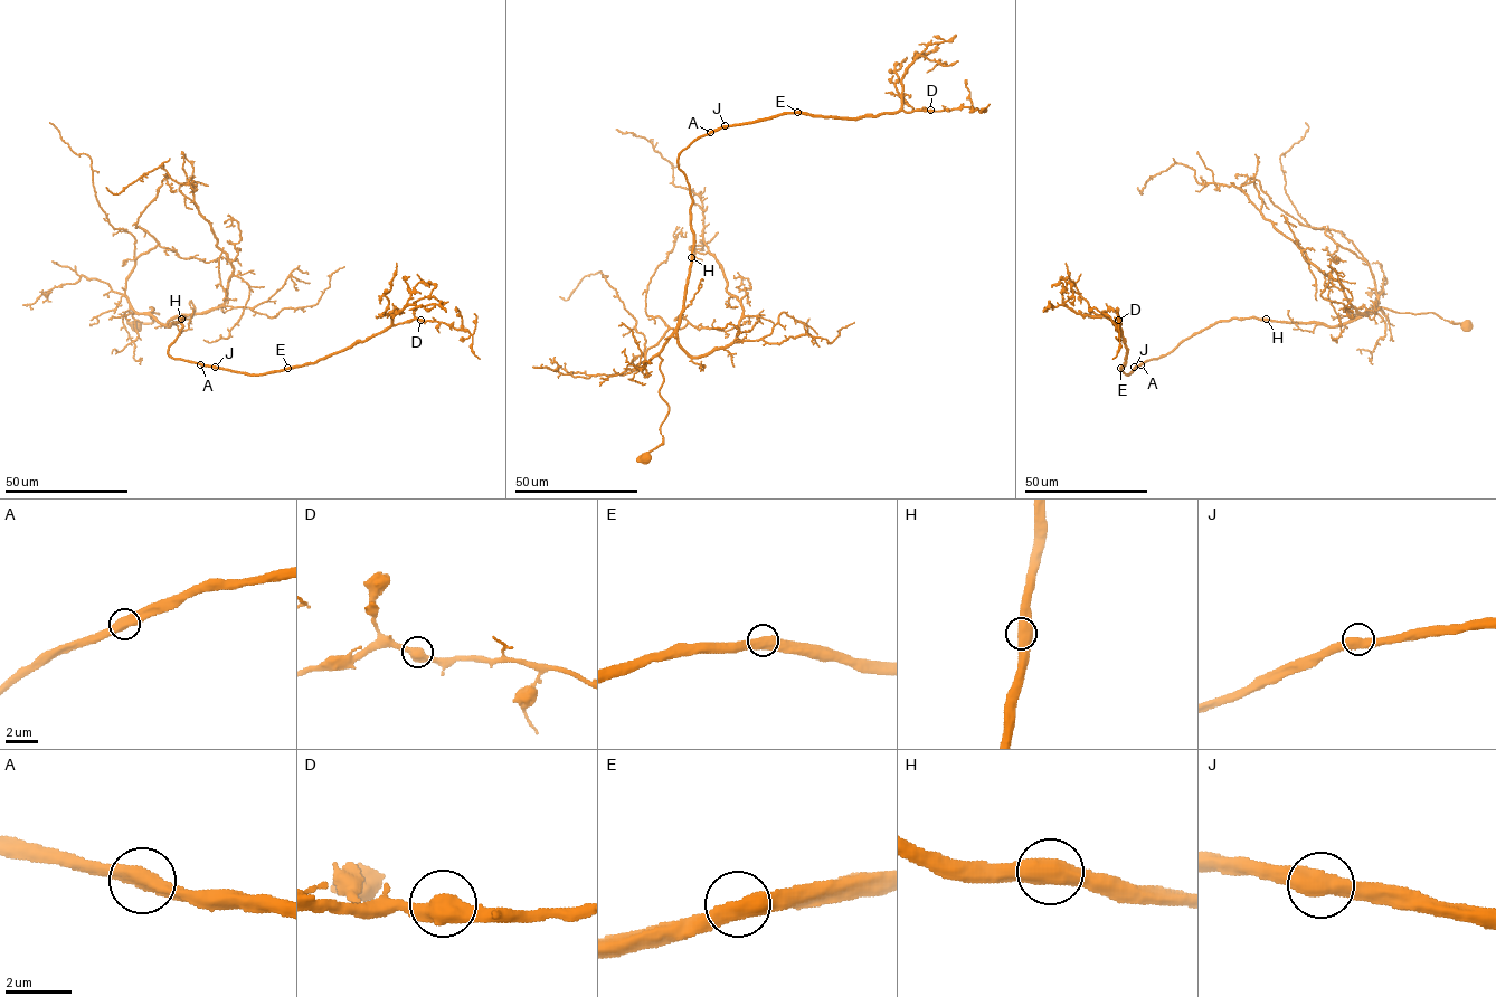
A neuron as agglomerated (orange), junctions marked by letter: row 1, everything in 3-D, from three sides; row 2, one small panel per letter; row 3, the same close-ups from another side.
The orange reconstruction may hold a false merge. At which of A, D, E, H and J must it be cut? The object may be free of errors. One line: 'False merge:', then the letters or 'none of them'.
False merge: none of them

